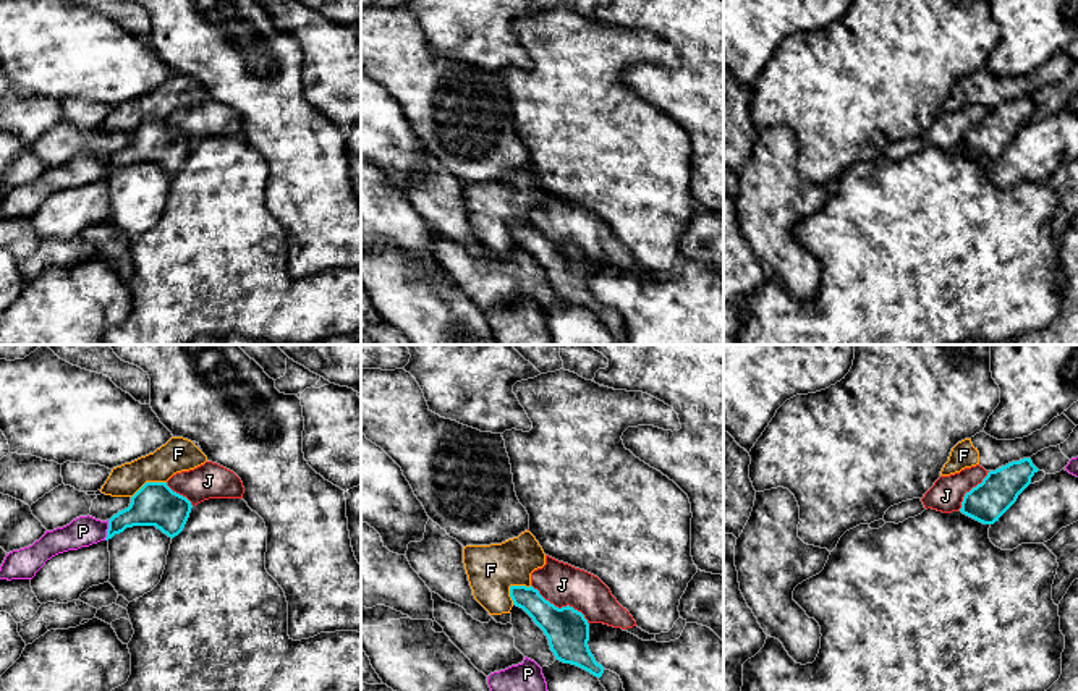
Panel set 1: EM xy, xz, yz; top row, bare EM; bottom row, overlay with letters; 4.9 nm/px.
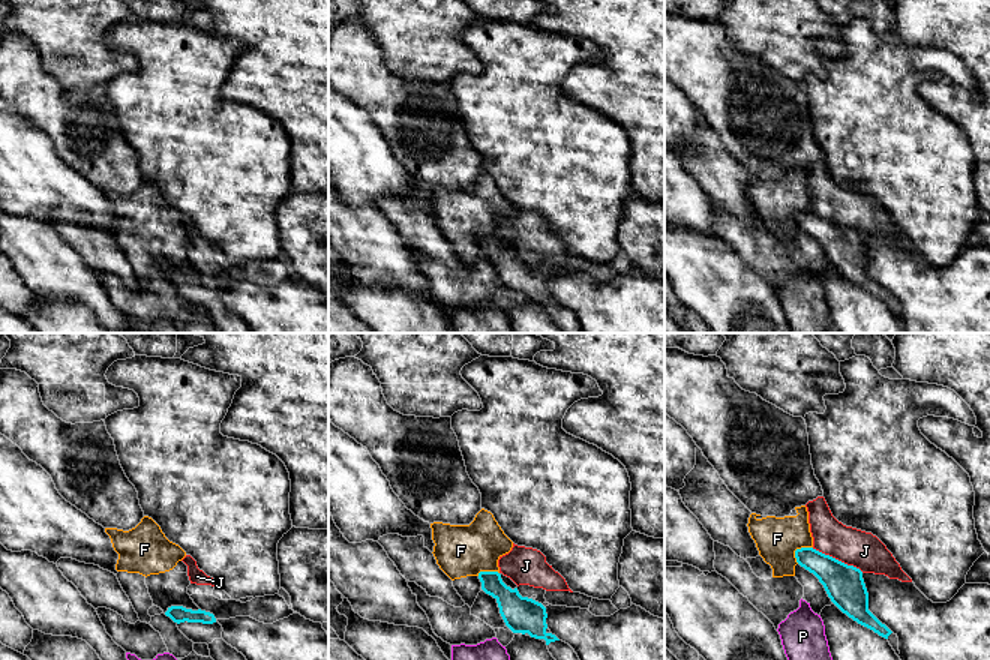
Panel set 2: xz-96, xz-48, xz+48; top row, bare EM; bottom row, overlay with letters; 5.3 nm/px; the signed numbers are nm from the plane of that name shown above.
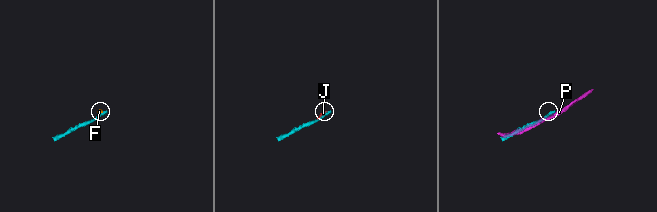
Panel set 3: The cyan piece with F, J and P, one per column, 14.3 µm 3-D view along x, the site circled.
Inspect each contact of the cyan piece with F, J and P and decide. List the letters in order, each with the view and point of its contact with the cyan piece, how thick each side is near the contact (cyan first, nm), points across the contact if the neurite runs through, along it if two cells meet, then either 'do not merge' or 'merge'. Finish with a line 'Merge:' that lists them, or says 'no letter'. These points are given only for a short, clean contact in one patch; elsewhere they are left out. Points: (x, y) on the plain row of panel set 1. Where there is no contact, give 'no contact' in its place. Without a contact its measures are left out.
F: meets cyan in xz at (512, 224); 140 nm thick on the cyan side, 240 nm on the other; border along xz (530, 222), (510, 225), (512, 241); do not merge
J: meets cyan in xz at (562, 245); 220 nm thick on the cyan side, 220 nm on the other; do not merge
P: meets cyan in xy at (107, 167); 200 nm thick on the cyan side, 150 nm on the other; do not merge
Merge: no letter

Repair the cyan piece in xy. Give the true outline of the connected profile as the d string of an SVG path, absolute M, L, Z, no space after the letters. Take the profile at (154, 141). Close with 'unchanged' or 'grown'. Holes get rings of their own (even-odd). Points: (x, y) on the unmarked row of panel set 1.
M146 120L128 146L108 157L105 178L133 163L155 163L168 175L178 173L191 150L191 139L173 129L167 120Z | unchanged

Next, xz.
M510 223L513 243L523 246L544 269L555 296L576 303L597 314L609 333L626 345L626 333L620 314L596 299L589 288L589 261L573 244L555 244L545 238L533 223Z | grown

